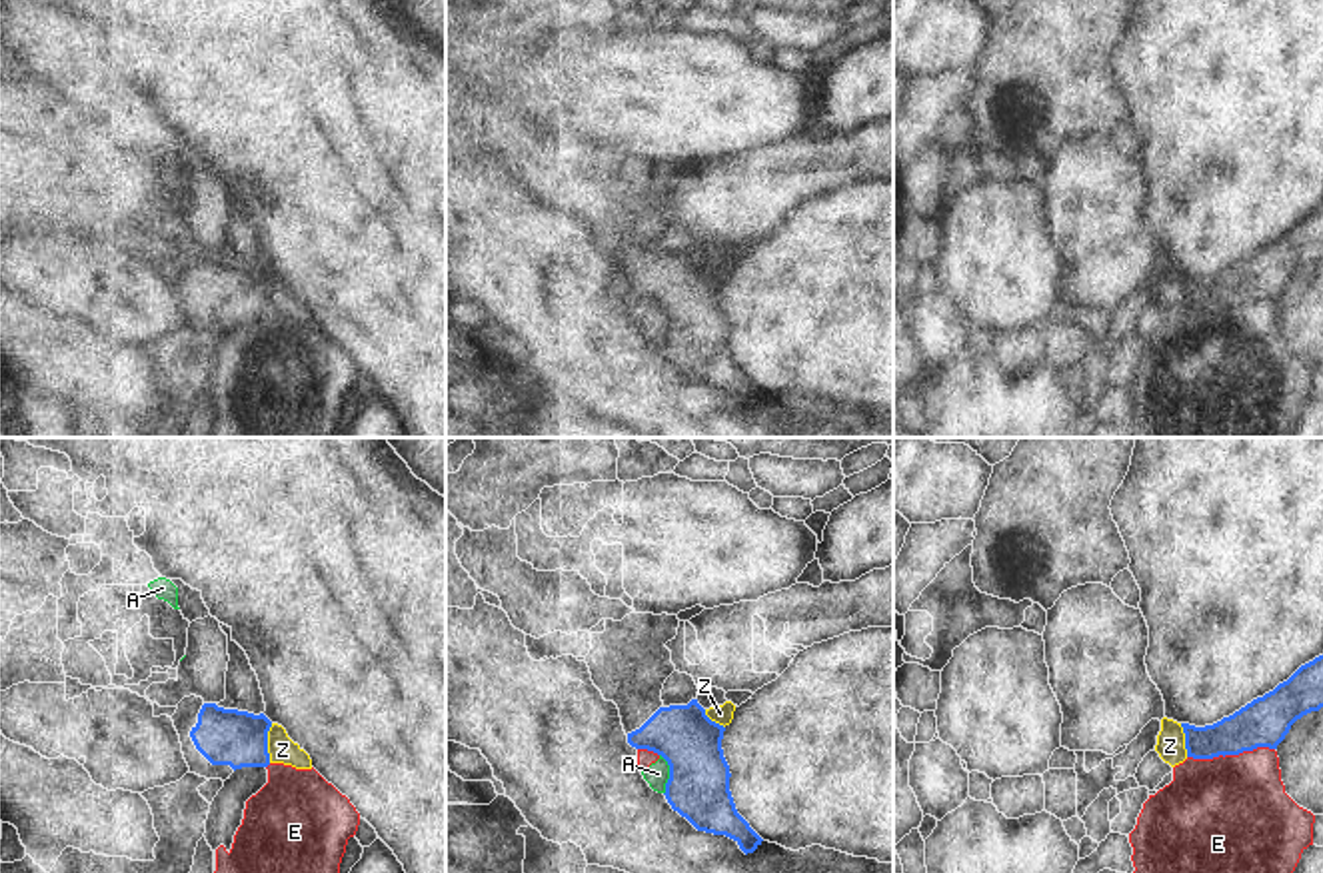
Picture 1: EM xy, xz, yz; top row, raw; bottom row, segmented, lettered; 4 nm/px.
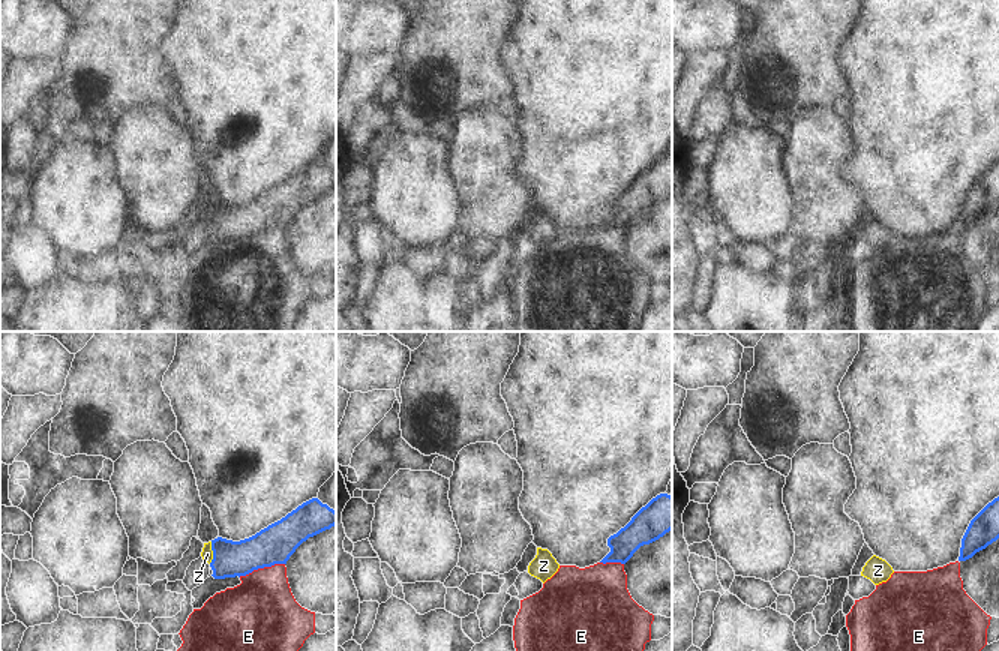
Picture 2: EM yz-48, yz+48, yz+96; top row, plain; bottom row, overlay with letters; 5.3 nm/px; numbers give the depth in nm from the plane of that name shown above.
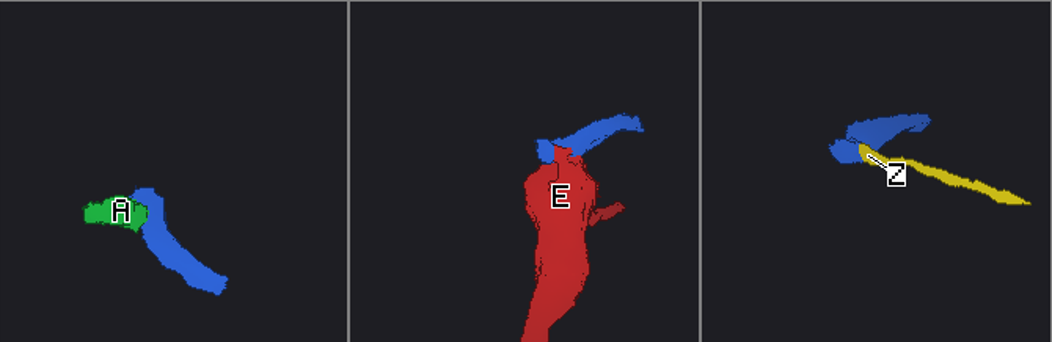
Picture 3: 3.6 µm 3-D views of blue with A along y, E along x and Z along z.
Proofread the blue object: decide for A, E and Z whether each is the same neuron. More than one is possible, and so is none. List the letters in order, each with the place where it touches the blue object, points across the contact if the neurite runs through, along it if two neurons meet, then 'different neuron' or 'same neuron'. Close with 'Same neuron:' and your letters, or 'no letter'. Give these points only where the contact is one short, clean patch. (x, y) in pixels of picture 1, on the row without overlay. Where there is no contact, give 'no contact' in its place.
A: meets blue in xz at (670, 326); border along xz (660, 306), (668, 318), (664, 346); different neuron
E: meets blue in yz at (1230, 306); different neuron
Z: meets blue in xy at (266, 296); border along xy (272, 276), (268, 284), (268, 314); different neuron
Same neuron: no letter

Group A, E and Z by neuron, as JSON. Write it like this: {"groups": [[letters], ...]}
{"groups": [["A", "E"], ["Z"]]}

